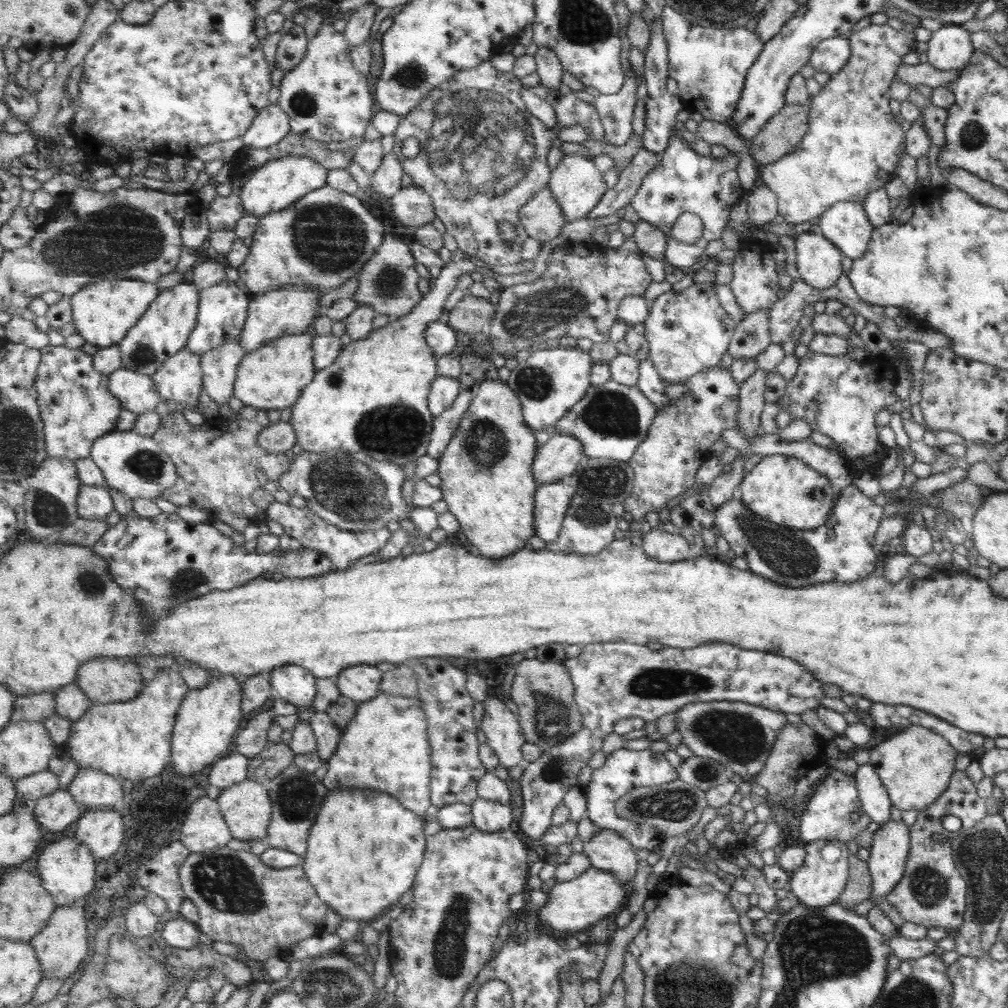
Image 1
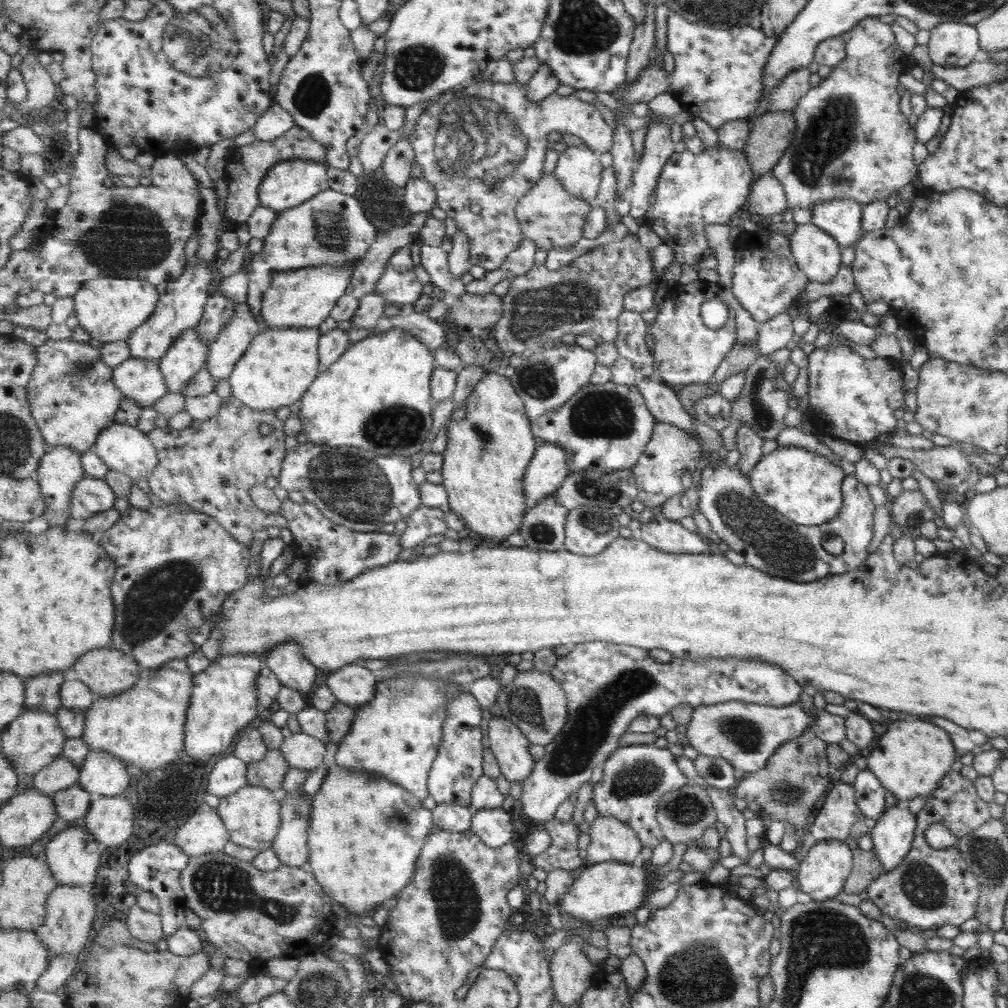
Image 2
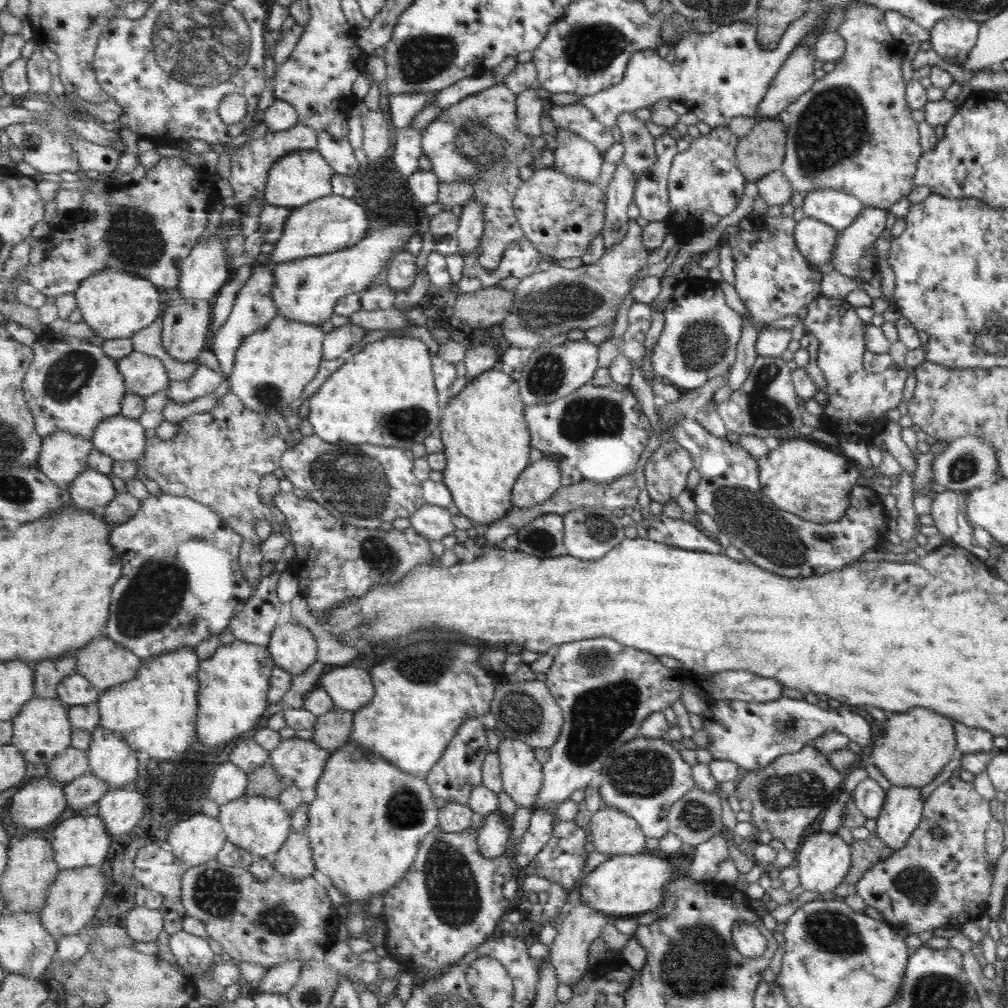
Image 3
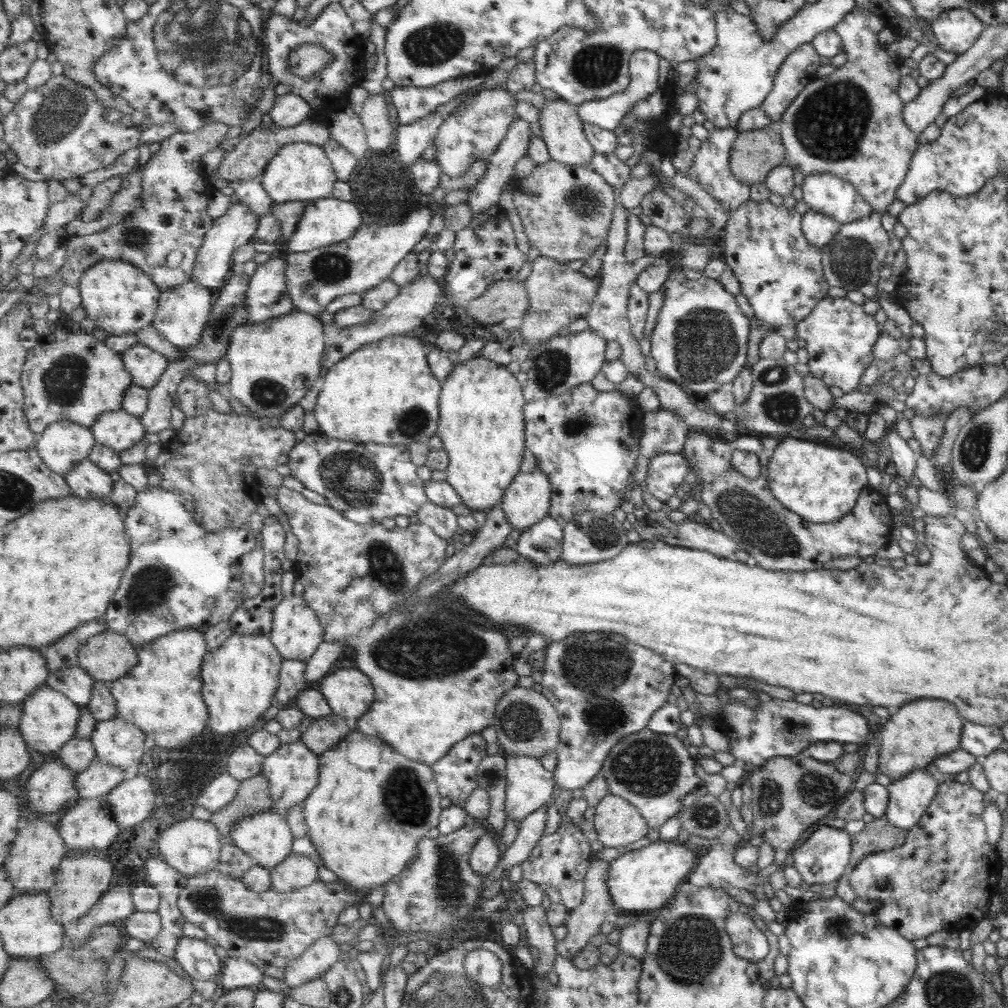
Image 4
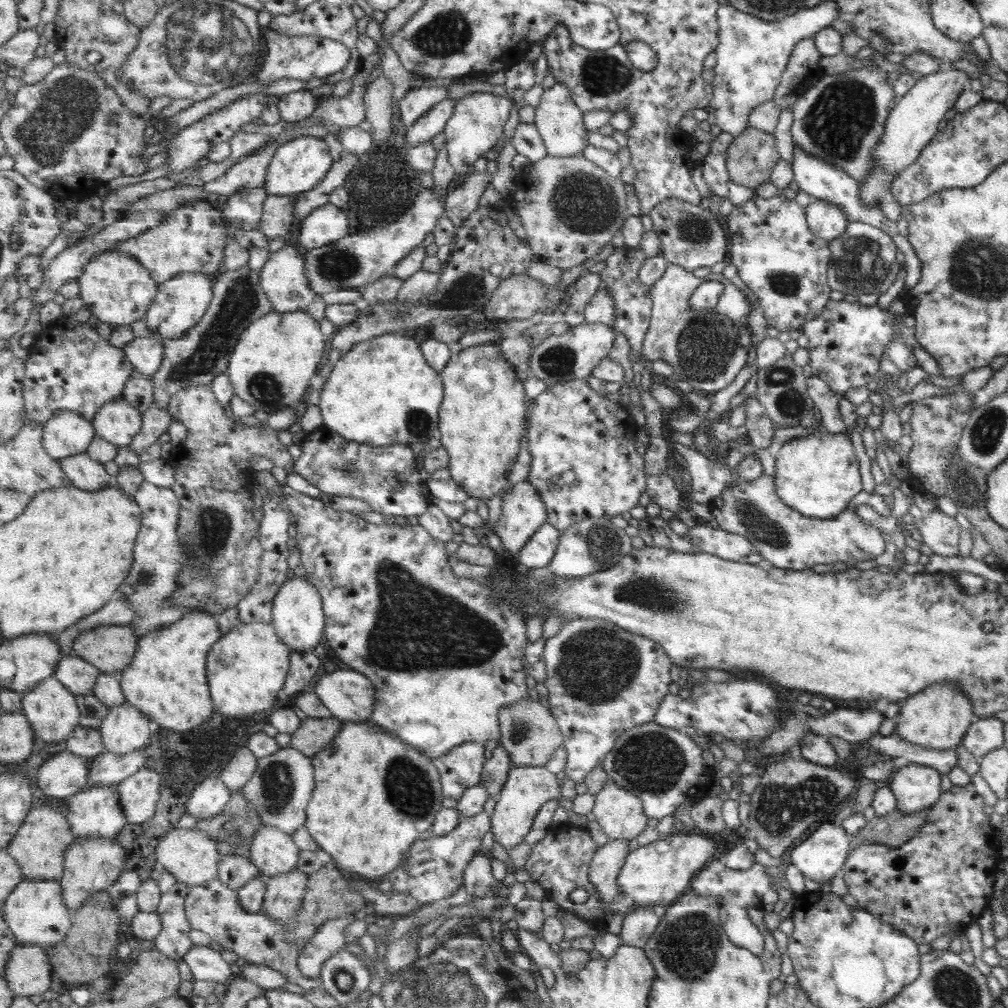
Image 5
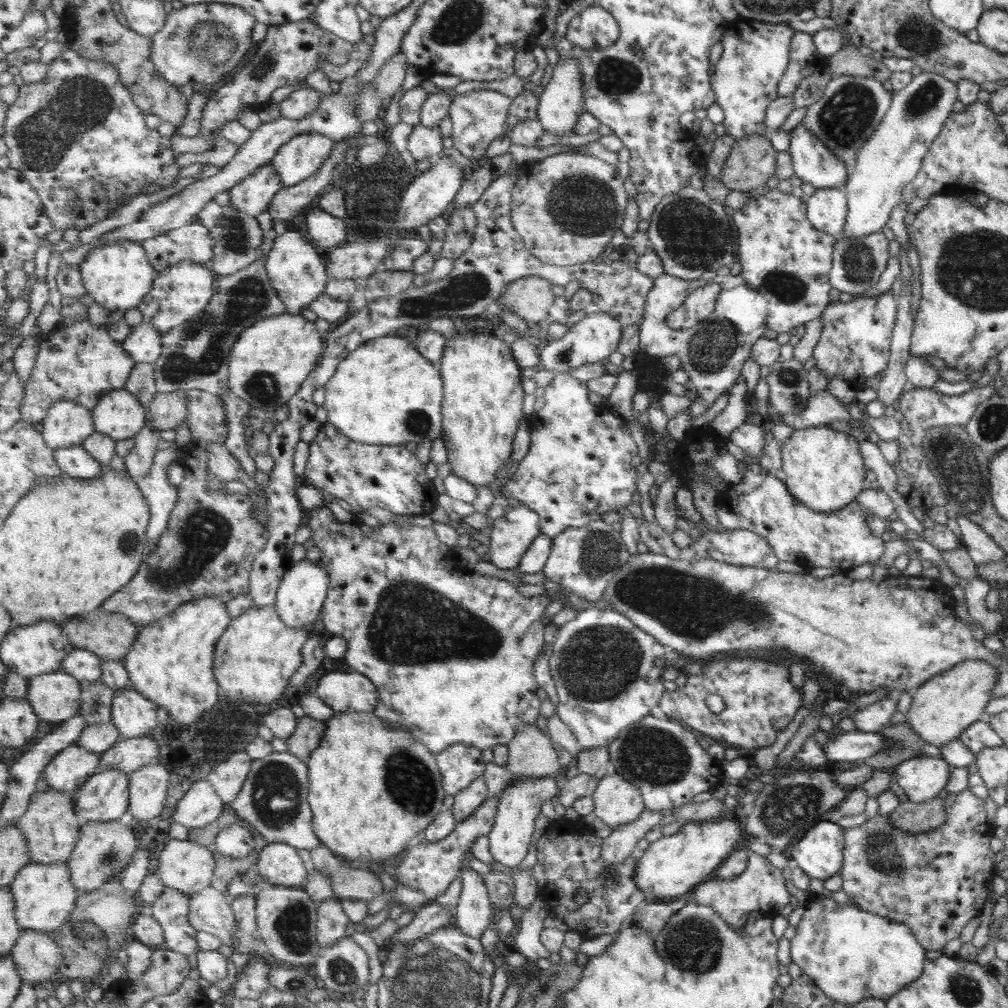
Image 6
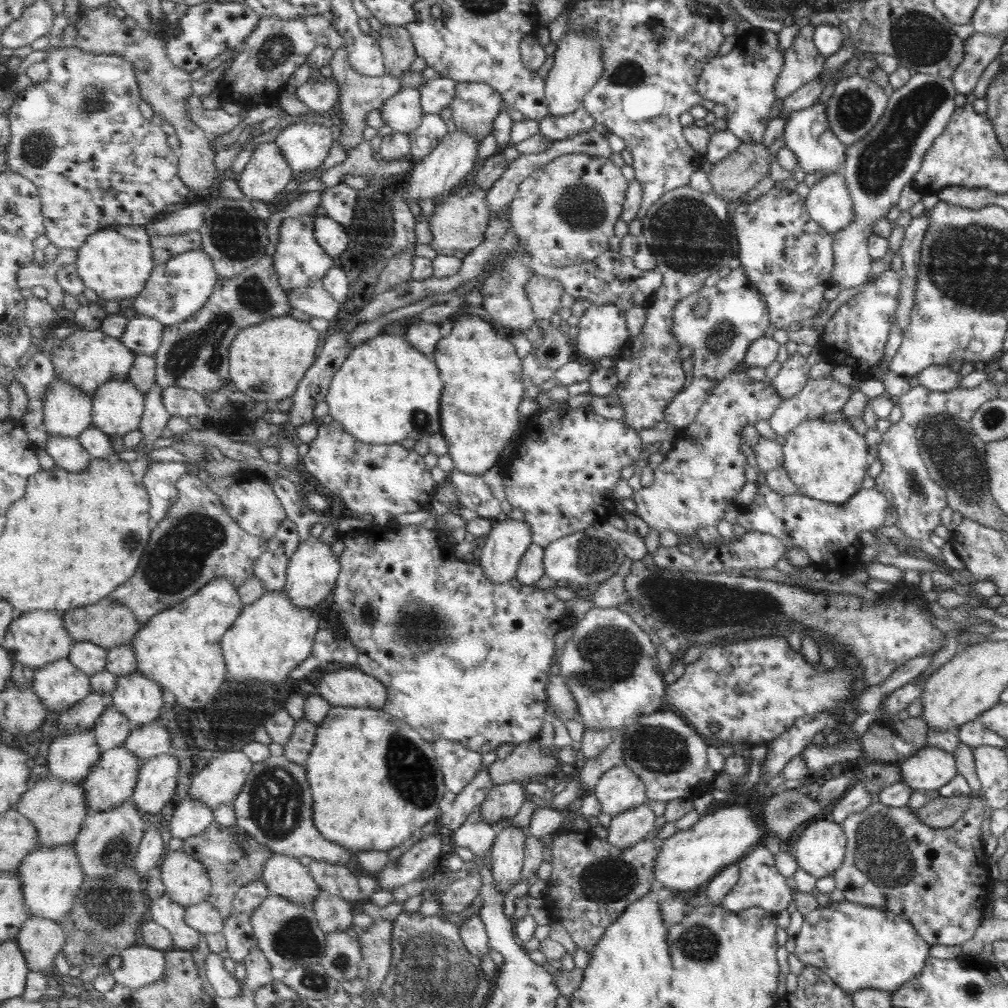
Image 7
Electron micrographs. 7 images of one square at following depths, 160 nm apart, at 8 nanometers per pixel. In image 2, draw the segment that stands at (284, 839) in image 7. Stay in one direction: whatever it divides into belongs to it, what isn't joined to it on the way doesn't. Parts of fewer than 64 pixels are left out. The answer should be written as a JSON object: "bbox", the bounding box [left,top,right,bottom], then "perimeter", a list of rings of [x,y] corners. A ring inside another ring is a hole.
{"bbox":[279,732,328,774],"perimeter":[[[303,732],[284,738],[279,749],[291,767],[308,770],[309,774],[325,765],[328,749],[321,740]]]}

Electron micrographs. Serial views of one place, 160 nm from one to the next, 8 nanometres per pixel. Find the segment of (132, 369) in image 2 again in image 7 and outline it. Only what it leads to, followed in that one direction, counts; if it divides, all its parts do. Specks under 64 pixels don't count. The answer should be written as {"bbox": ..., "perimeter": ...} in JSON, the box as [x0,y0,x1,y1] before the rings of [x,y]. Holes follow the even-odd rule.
{"bbox":[121,314,165,356],"perimeter":[[[135,314],[128,320],[121,342],[134,353],[155,356],[164,342],[165,325],[160,320]]]}

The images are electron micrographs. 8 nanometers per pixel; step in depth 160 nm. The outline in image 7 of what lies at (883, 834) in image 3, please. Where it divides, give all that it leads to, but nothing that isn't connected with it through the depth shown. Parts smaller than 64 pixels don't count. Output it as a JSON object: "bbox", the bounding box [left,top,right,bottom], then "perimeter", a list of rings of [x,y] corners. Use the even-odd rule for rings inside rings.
{"bbox":[899,747,956,793],"perimeter":[[[923,747],[900,763],[899,778],[912,791],[928,793],[949,783],[956,774],[954,757],[939,748]]]}

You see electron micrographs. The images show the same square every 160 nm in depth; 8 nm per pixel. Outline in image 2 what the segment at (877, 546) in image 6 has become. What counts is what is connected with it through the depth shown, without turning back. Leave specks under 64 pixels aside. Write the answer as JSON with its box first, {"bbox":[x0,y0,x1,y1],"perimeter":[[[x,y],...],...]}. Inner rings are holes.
{"bbox":[637,378,874,582],"perimeter":[[[657,378],[645,379],[637,385],[645,397],[649,410],[658,422],[675,424],[684,430],[696,434],[695,418],[684,407],[678,395],[678,390],[668,384],[663,384]],[[716,454],[707,455],[700,465],[699,512],[707,519],[710,530],[731,550],[743,556],[745,565],[780,579],[811,582],[827,575],[851,571],[860,567],[866,559],[874,505],[866,486],[857,482],[855,476],[845,476],[842,480],[842,505],[831,521],[803,526],[766,507],[753,492],[748,477],[742,475],[736,465],[727,466],[724,459],[719,459]]]}

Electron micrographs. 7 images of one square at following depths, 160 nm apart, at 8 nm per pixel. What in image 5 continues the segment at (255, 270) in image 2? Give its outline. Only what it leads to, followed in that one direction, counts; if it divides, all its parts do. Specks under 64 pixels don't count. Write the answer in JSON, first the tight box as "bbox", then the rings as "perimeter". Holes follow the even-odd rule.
{"bbox":[298,203,349,251],"perimeter":[[[327,203],[301,221],[298,242],[307,251],[323,248],[349,235],[349,218],[343,208]]]}

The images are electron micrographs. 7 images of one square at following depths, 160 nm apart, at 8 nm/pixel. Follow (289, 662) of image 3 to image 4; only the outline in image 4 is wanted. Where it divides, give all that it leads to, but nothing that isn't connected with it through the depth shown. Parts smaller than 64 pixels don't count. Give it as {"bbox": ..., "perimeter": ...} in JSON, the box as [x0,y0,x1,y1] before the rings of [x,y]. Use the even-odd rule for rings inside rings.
{"bbox":[269,593,324,662],"perimeter":[[[294,593],[284,599],[275,607],[273,628],[269,634],[276,645],[280,655],[287,660],[302,660],[307,662],[315,654],[324,640],[324,628],[320,617],[308,606],[308,601],[303,595]]]}

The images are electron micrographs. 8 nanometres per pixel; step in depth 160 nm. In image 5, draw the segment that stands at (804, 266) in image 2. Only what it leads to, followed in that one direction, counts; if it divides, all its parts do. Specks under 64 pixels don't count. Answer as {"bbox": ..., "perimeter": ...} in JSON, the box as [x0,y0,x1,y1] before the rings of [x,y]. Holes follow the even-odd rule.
{"bbox":[804,199,848,242],"perimeter":[[[814,199],[804,208],[807,229],[813,236],[827,242],[833,241],[845,231],[848,218],[834,204]]]}

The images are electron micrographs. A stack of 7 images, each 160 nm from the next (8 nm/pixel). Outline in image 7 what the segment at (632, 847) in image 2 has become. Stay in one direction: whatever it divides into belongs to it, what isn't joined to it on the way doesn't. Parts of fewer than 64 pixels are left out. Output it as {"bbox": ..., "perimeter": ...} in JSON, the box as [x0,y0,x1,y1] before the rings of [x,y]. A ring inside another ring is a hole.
{"bbox":[593,764,648,818],"perimeter":[[[625,764],[608,770],[593,795],[601,802],[602,812],[609,814],[611,818],[645,805],[648,801],[644,781]]]}

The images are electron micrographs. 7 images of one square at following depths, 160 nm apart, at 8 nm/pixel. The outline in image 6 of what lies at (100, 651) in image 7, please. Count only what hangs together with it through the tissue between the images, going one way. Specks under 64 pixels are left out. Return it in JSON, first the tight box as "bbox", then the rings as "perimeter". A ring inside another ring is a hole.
{"bbox":[63,648,103,683],"perimeter":[[[74,648],[64,660],[63,670],[74,676],[80,683],[95,682],[102,677],[103,660],[87,649]]]}

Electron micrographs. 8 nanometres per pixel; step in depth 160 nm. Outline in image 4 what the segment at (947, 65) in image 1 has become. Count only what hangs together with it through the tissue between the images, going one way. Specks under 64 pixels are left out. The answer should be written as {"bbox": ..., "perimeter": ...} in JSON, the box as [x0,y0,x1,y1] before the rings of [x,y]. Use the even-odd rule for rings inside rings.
{"bbox":[929,8,985,55],"perimeter":[[[954,8],[940,12],[929,24],[937,45],[957,55],[965,52],[985,27],[969,11]]]}

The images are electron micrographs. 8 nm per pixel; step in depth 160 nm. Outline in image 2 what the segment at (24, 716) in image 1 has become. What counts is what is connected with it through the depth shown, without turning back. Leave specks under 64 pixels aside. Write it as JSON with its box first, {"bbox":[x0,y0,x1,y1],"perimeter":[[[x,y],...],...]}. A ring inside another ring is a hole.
{"bbox":[25,671,73,715],"perimeter":[[[53,671],[25,679],[25,708],[35,710],[35,712],[49,712],[57,715],[62,708],[61,685],[70,676],[73,676],[72,672],[63,674]]]}

